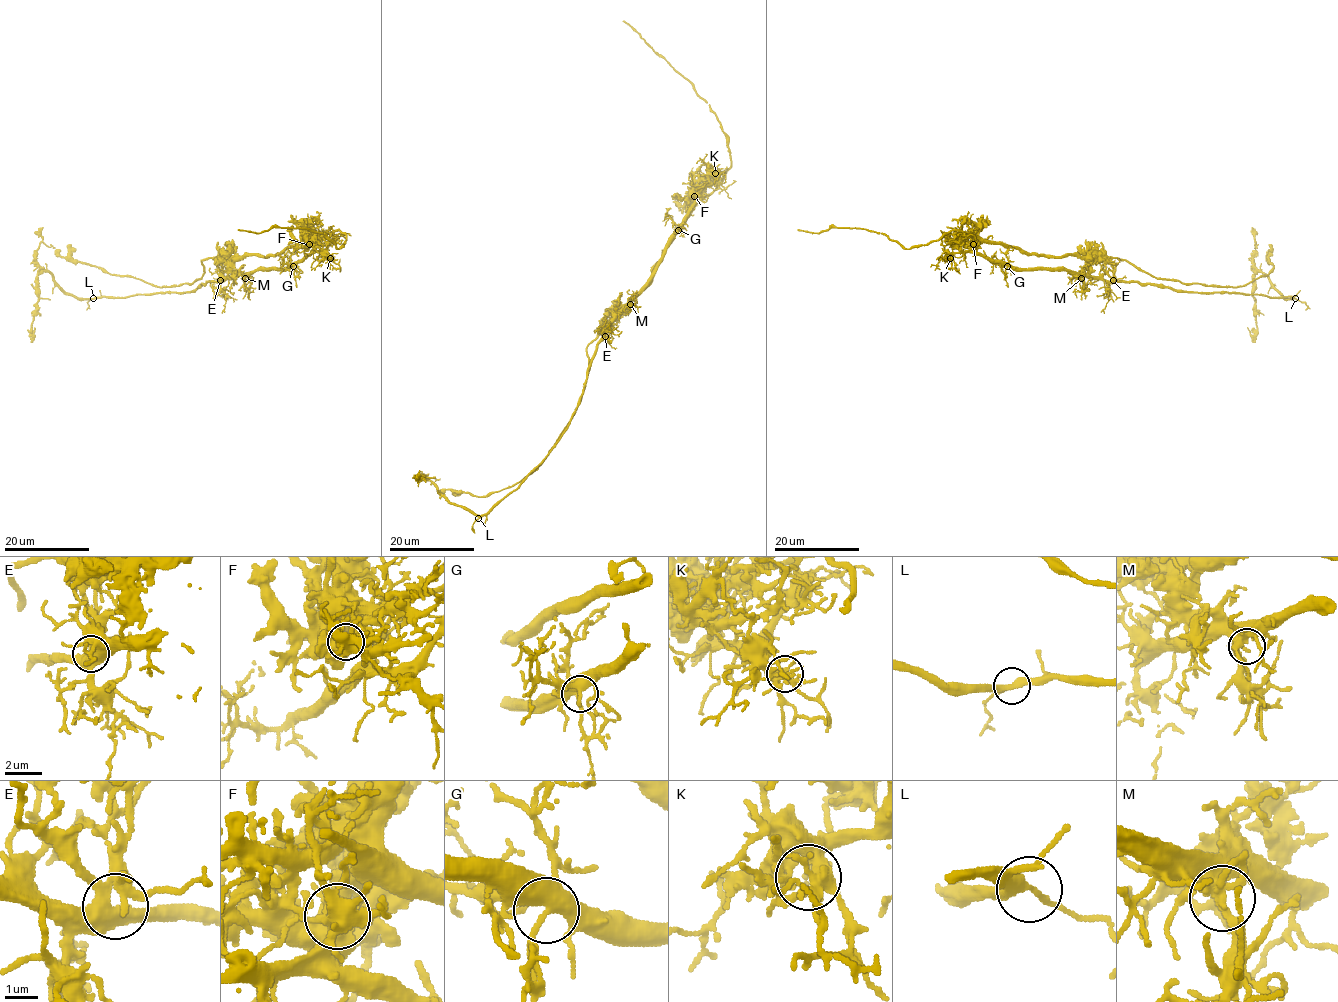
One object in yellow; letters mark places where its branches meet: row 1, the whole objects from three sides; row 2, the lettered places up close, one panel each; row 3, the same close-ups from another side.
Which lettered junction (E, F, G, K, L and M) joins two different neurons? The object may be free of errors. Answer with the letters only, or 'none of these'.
F

